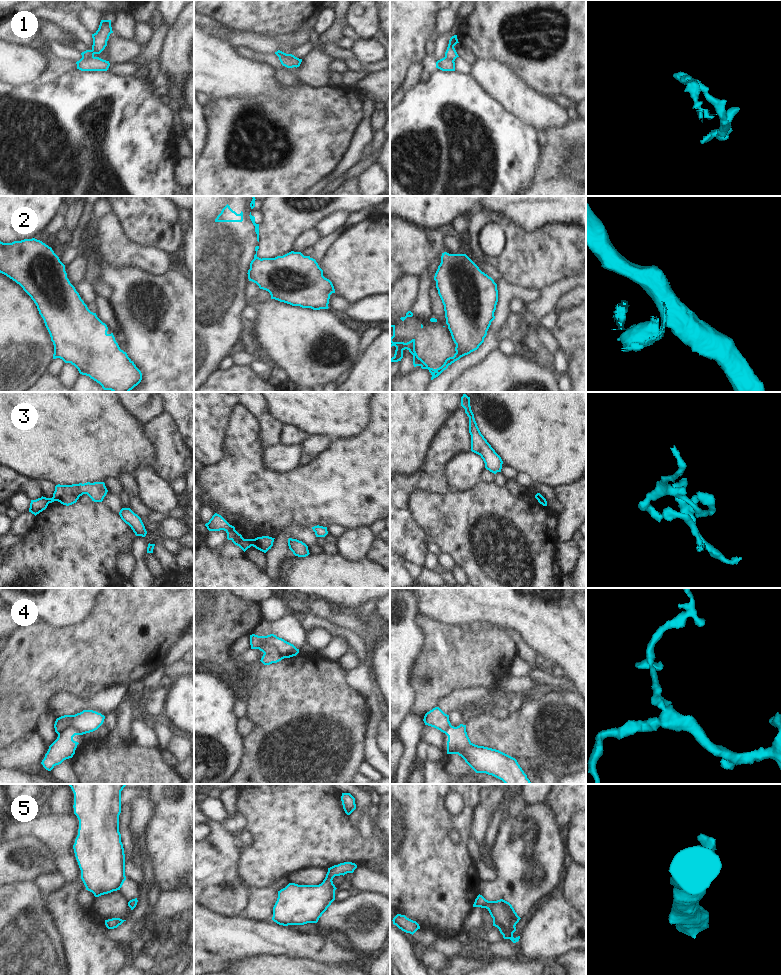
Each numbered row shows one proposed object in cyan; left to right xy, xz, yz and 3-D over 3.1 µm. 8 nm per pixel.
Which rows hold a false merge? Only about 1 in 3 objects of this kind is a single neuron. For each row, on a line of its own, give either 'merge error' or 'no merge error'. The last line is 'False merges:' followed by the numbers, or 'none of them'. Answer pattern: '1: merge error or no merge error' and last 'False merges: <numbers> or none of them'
1: merge error
2: merge error
3: merge error
4: merge error
5: no merge error
False merges: 1, 2, 3, 4

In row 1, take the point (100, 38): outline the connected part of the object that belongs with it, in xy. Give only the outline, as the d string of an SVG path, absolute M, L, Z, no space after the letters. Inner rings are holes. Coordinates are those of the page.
M101 20L98 30L92 34L92 49L82 52L82 58L88 59L94 57L95 54L100 54L107 46L107 41L111 33L113 33L111 20Z

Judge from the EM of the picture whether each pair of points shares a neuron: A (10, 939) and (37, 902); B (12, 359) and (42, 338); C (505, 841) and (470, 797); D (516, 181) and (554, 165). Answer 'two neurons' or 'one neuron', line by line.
A: one neuron
B: one neuron
C: two neurons
D: two neurons

